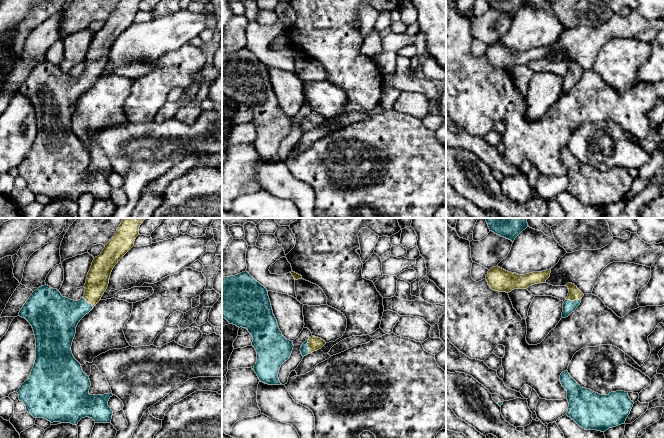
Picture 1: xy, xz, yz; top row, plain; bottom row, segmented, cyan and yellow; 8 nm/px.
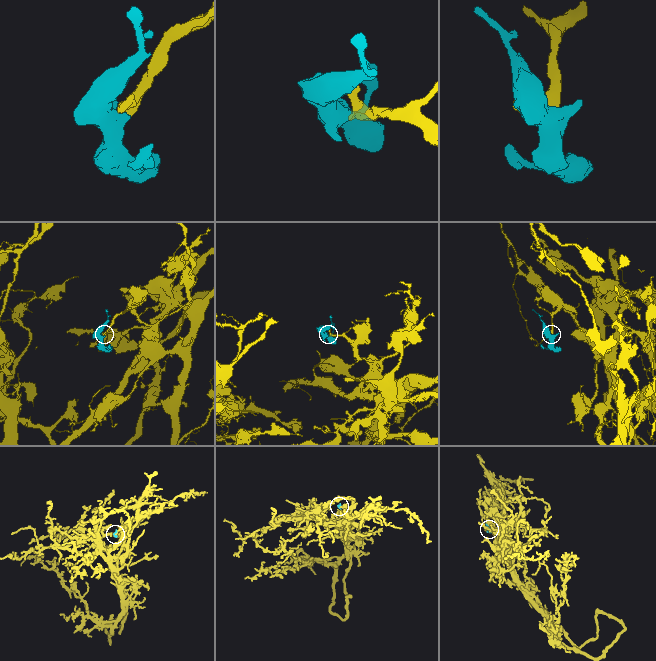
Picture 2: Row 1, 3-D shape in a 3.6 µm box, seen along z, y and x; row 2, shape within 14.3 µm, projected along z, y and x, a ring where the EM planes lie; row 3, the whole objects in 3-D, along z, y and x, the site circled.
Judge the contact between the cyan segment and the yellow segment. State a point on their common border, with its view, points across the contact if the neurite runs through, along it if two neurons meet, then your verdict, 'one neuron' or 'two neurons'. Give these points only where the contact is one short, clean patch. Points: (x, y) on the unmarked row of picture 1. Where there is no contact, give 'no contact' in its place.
contact yz (573, 77); way yz (569, 82), (573, 77), (574, 69); one neuron

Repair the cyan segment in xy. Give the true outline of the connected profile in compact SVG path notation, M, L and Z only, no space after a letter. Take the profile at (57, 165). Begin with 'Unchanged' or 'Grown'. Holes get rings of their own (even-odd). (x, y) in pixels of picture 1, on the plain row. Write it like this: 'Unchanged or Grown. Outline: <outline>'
Grown. Outline: M120 0L119 1L115 11L105 21L105 24L103 25L101 30L94 34L91 44L90 44L88 51L87 51L86 59L84 61L85 70L80 76L74 77L69 74L63 73L61 71L61 69L59 68L59 66L53 65L50 62L45 60L44 62L39 63L37 66L35 66L31 70L29 75L26 77L26 79L24 80L22 85L20 86L19 92L22 94L25 94L30 99L30 101L32 102L33 107L34 107L34 111L35 111L35 115L36 115L36 136L35 136L35 139L34 139L34 142L33 142L33 145L31 147L29 154L21 161L21 163L17 166L17 169L19 171L19 176L22 177L24 179L24 181L26 182L26 187L28 189L30 189L34 194L44 194L44 195L50 197L51 199L60 198L60 199L71 199L73 201L77 201L78 198L82 194L89 193L89 194L92 194L95 197L95 199L111 199L113 187L108 182L108 177L113 172L113 170L112 169L104 170L104 171L90 171L89 170L89 165L91 162L89 152L87 152L83 148L81 140L74 134L72 127L71 127L71 122L72 122L72 118L73 118L73 115L76 110L76 103L77 103L78 99L100 77L101 73L103 72L104 68L106 67L106 65L108 63L109 54L110 54L110 51L111 51L111 48L112 48L114 42L134 22L134 17L135 17L136 13L139 11L138 6L139 6L140 1L141 0Z

